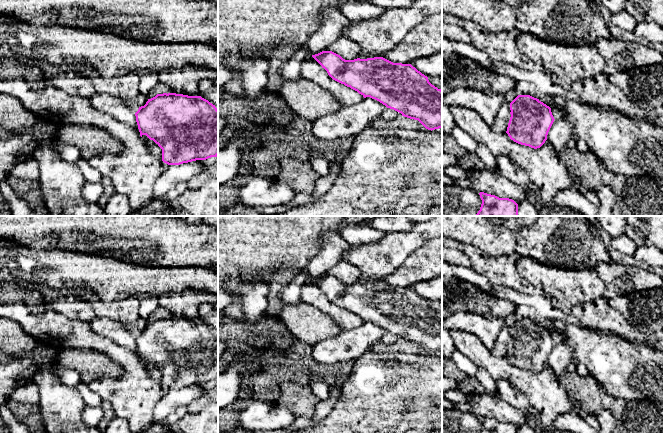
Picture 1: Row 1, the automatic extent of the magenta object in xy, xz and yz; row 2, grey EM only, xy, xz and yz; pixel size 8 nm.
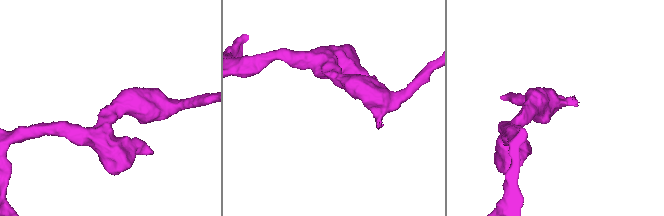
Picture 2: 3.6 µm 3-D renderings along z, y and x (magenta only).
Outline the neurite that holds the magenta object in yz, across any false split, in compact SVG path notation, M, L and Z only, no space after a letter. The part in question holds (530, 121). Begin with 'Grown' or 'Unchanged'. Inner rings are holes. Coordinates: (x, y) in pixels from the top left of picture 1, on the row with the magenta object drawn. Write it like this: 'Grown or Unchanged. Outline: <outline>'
Unchanged. Outline: M518 95L510 103L510 110L506 131L510 139L534 149L540 148L555 120L551 108L530 95Z

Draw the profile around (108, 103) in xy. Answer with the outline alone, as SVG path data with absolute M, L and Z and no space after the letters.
M95 92L89 99L95 109L110 114L140 134L135 113L121 98L108 93Z

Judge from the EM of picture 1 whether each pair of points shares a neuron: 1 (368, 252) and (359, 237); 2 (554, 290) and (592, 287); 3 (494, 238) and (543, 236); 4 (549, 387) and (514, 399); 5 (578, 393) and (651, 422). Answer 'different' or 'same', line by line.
1: different
2: same
3: different
4: different
5: same

